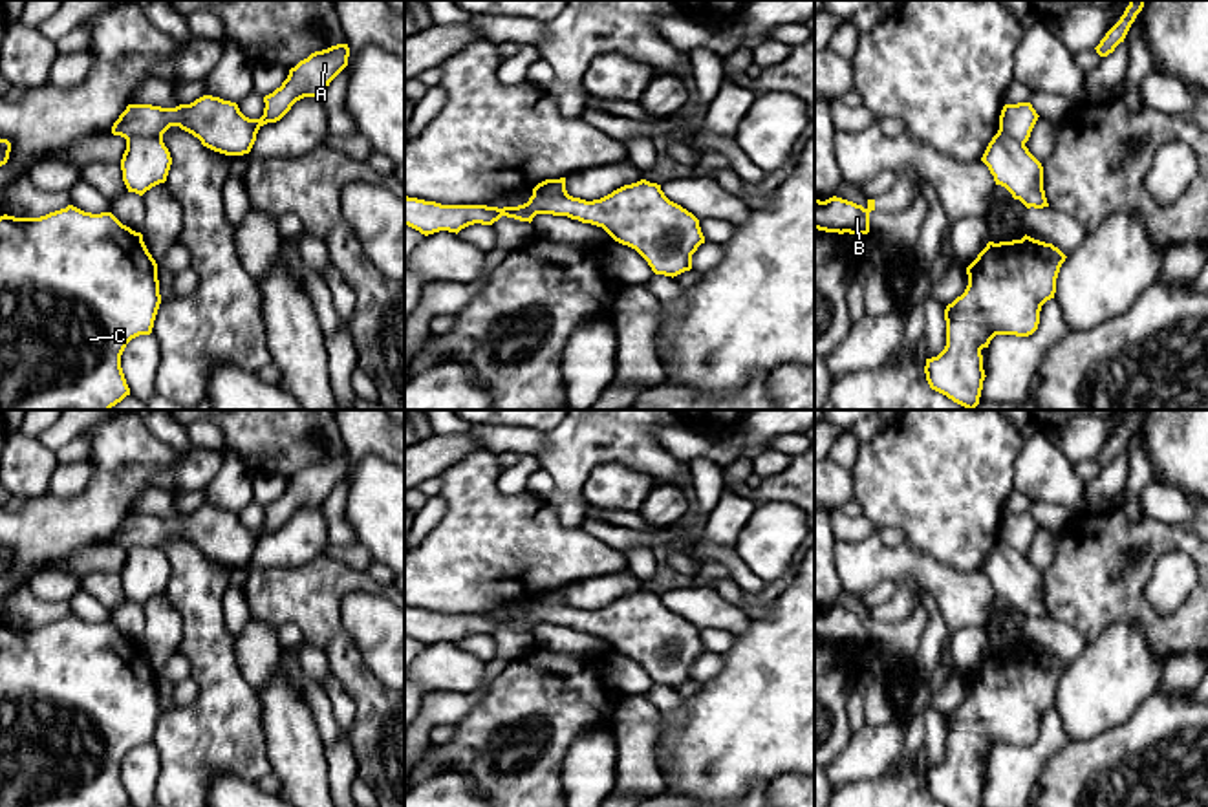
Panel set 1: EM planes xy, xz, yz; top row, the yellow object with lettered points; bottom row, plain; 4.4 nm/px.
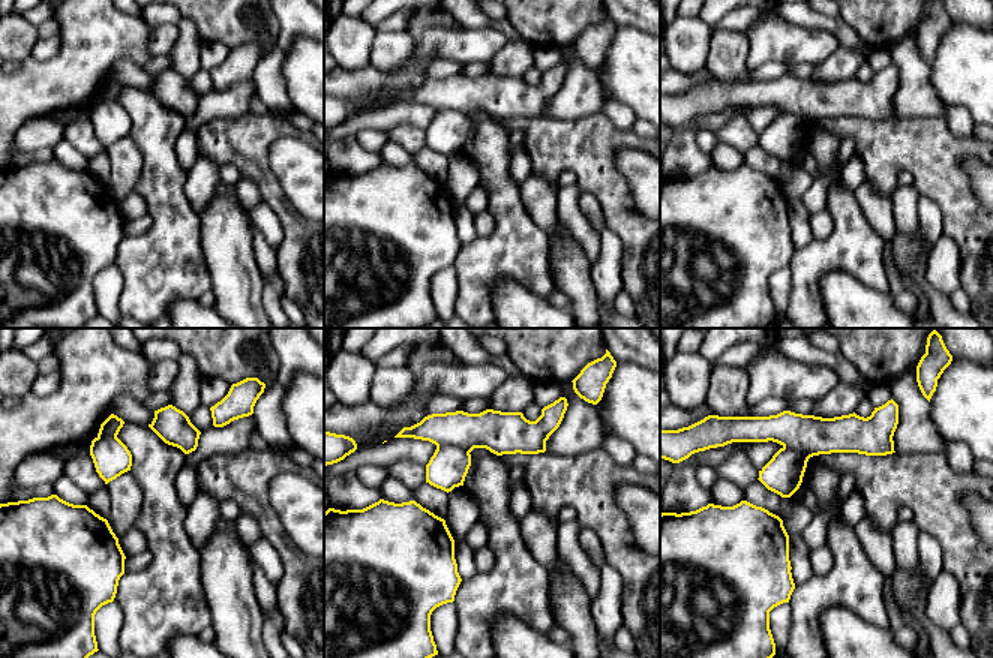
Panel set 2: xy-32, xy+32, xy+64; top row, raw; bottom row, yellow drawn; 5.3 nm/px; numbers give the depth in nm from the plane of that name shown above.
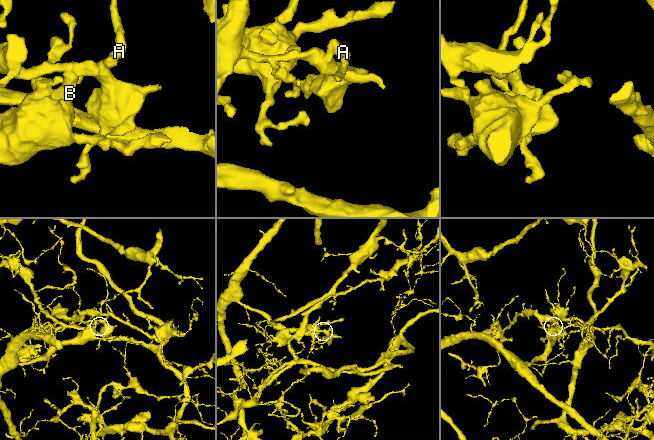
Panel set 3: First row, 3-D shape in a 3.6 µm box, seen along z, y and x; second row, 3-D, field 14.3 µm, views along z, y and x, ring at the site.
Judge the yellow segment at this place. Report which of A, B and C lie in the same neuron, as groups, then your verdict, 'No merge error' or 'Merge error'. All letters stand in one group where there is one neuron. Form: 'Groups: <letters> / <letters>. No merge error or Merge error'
Groups: A / B C. Merge error

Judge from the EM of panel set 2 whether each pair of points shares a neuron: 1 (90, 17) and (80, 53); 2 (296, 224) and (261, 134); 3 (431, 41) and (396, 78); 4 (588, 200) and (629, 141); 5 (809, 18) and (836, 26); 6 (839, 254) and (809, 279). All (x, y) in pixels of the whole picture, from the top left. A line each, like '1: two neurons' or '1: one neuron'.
1: one neuron
2: one neuron
3: two neurons
4: two neurons
5: one neuron
6: one neuron

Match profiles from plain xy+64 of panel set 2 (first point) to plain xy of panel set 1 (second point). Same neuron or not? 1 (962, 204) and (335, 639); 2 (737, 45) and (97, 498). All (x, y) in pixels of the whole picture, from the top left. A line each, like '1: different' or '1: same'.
1: same
2: different

